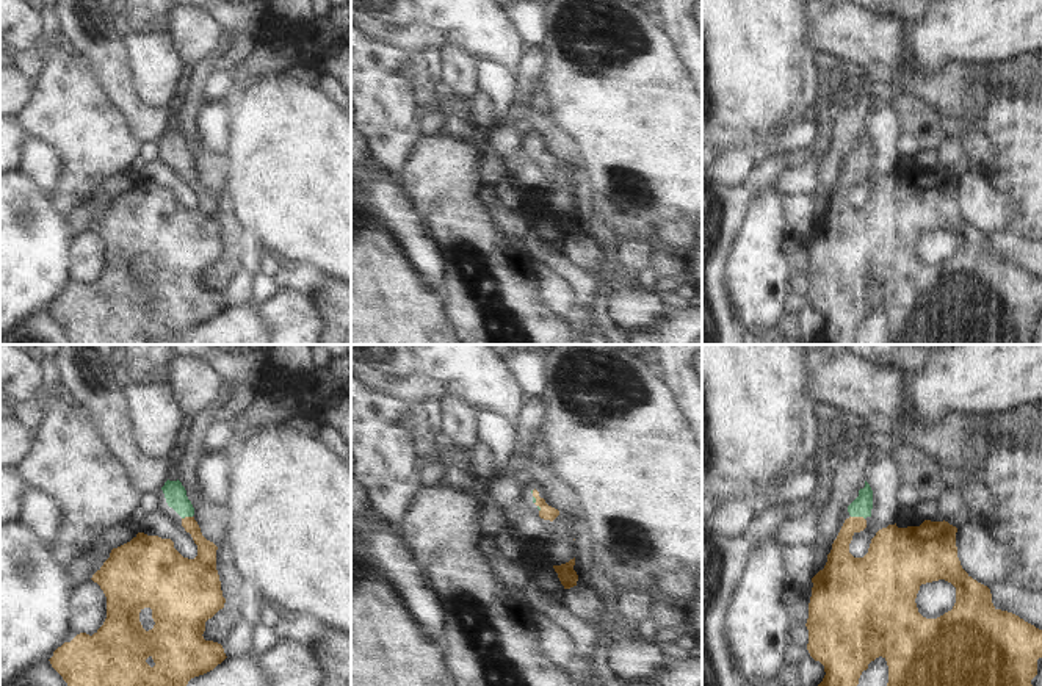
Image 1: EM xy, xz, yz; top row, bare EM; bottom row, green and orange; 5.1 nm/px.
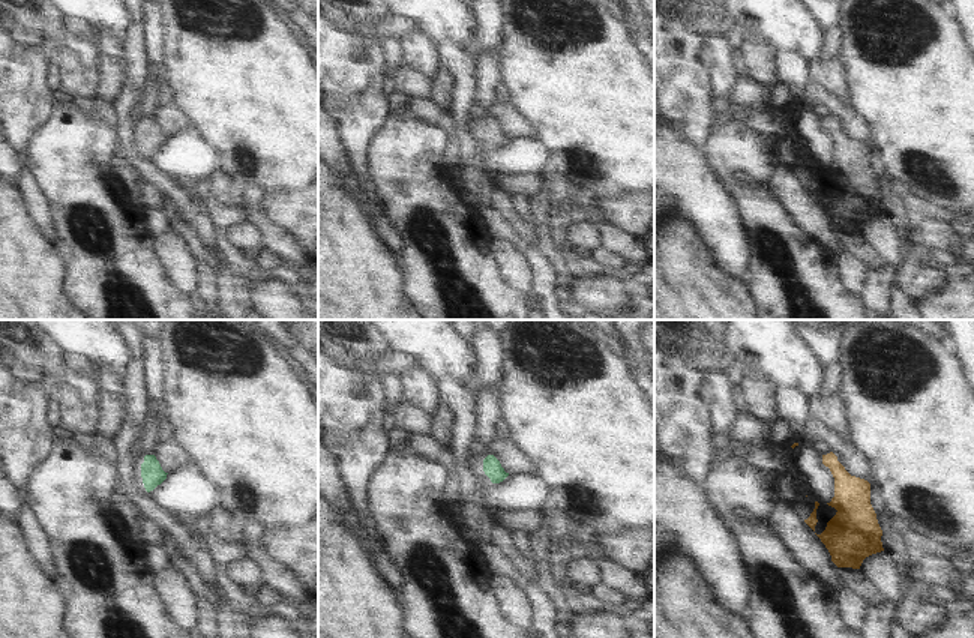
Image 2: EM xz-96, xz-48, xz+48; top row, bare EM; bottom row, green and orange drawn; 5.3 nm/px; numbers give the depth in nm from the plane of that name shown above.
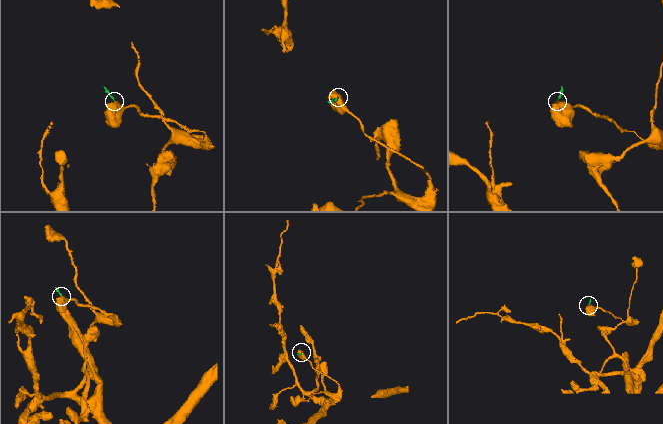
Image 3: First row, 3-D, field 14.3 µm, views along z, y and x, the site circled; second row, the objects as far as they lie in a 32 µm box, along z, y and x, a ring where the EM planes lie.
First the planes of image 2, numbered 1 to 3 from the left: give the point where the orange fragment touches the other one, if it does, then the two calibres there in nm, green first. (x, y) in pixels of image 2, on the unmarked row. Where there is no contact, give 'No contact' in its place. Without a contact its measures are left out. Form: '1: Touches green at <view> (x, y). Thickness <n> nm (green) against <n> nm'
1: No contact
2: No contact
3: No contact.

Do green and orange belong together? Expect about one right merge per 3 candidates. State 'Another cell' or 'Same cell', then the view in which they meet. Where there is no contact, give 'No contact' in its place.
Same cell. Touches green in yz.

